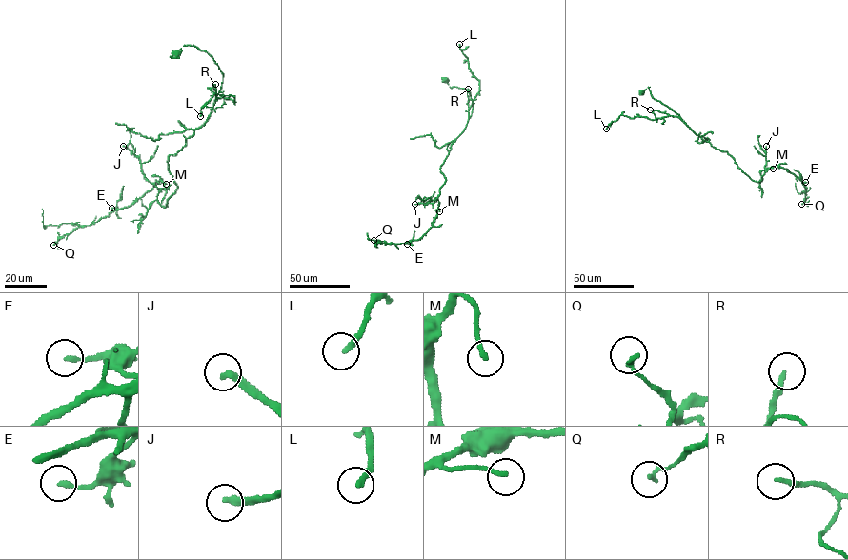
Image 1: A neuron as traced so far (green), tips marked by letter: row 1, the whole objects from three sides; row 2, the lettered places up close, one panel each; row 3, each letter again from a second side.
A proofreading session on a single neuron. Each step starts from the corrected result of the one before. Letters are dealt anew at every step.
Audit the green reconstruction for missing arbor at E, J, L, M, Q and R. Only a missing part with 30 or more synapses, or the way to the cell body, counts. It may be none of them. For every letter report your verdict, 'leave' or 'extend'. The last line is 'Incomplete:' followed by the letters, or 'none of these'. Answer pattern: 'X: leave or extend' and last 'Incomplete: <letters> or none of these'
E: leave
J: extend
L: leave
M: extend
Q: leave
R: leave
Incomplete: J, M

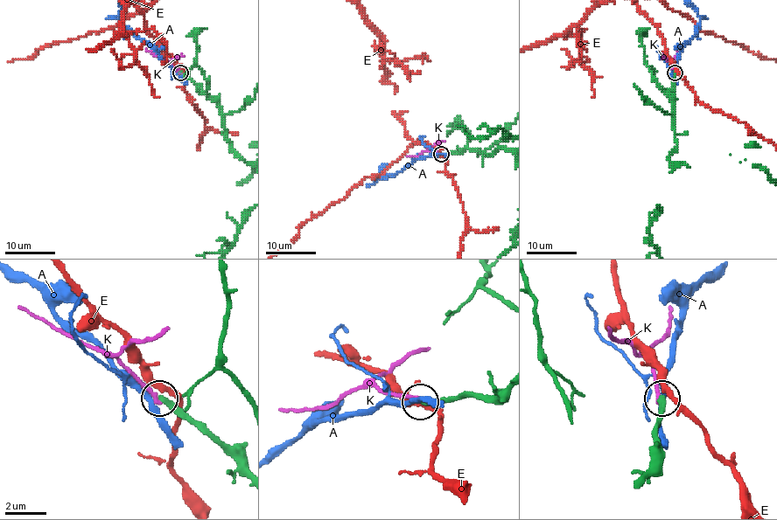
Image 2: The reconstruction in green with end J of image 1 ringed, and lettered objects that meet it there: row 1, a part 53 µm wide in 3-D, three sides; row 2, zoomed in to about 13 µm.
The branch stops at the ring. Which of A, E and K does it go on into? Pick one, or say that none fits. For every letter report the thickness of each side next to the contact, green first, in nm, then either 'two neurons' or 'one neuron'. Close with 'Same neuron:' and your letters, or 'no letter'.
A: 320 nm thick on the green side, 260 nm on the other; two neurons
E: 320 nm thick on the green side, 280 nm on the other; two neurons
K: 320 nm thick on the green side, 190 nm on the other; two neurons
Same neuron: no letter

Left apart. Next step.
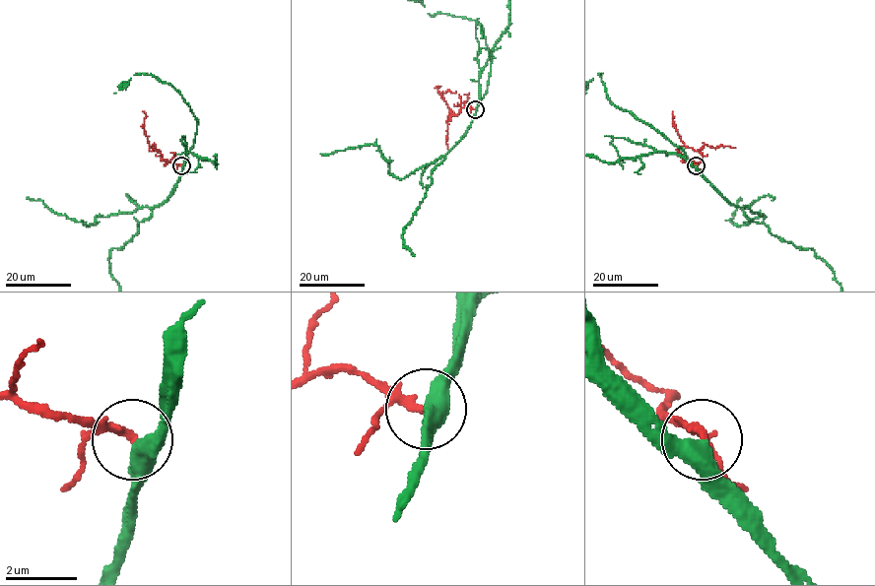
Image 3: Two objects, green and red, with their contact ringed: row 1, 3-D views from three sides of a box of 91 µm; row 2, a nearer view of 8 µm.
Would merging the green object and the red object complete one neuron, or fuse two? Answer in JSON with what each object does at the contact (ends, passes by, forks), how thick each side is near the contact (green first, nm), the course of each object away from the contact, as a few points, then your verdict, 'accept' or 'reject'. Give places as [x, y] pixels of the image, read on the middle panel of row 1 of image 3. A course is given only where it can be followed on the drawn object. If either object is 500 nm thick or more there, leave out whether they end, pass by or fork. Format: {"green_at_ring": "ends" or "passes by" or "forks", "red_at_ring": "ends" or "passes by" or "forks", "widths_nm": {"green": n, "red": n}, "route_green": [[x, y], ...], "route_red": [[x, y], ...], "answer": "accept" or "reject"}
{"green_at_ring": "passes by", "red_at_ring": "passes by", "widths_nm": {"green": 440, "red": 170}, "route_green": [[475, 109], [485, 95], [492, 55], [483, 29], [462, 17], [431, 16]], "route_red": [[475, 109], [465, 106], [454, 115], [437, 86]], "answer": "accept"}

